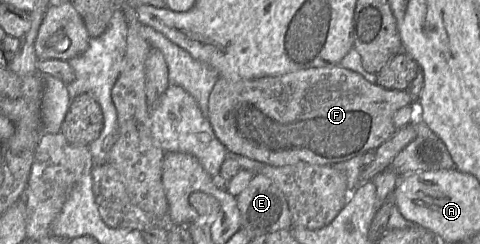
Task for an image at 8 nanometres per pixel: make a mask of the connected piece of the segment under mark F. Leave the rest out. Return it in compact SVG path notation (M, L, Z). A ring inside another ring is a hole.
M336 65L250 80L220 77L209 97L208 120L229 153L278 167L299 162L331 165L376 150L395 133L395 112L413 103L407 90L385 89L368 82L357 72Z

